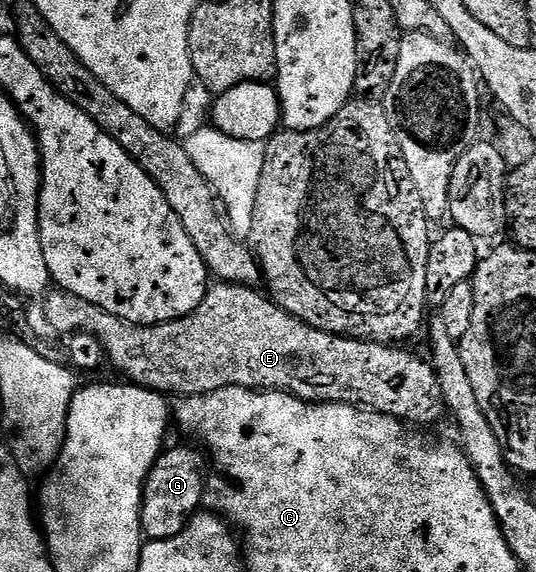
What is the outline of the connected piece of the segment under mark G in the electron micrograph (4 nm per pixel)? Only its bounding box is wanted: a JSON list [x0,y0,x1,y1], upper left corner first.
[140,445,210,541]

